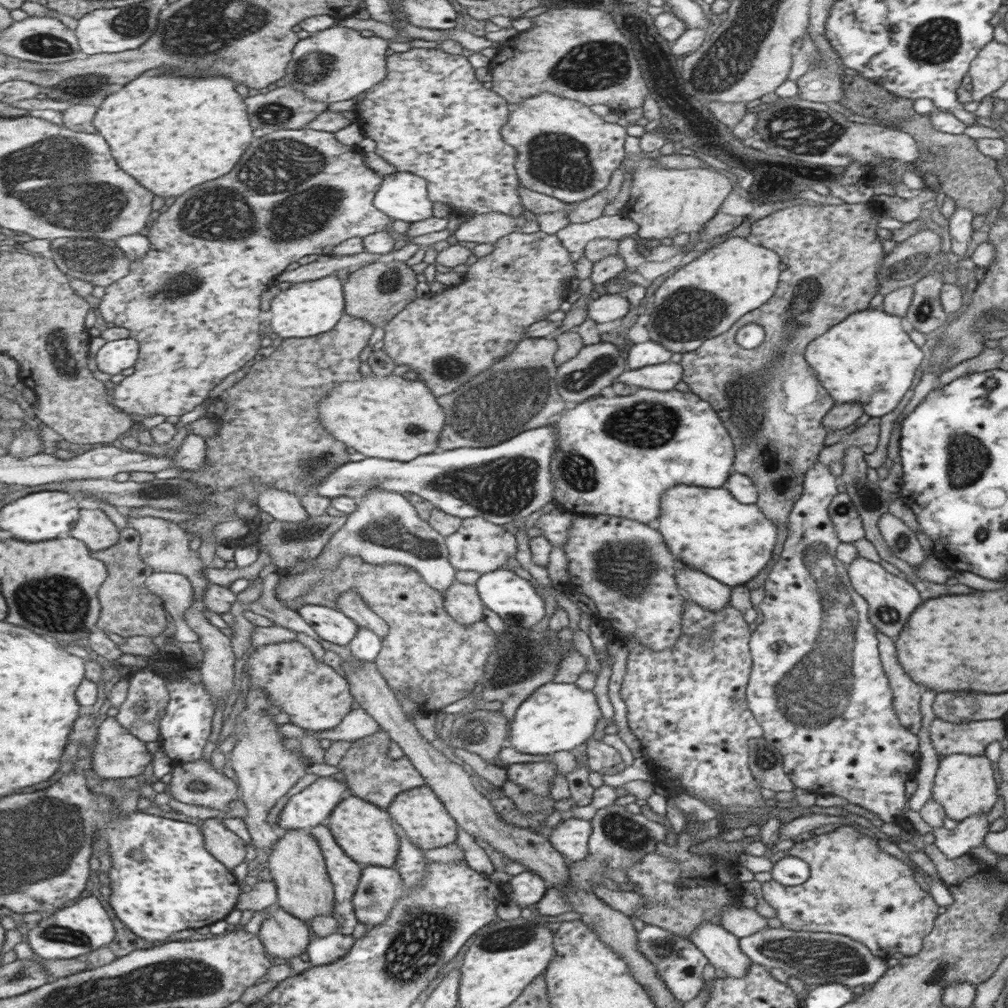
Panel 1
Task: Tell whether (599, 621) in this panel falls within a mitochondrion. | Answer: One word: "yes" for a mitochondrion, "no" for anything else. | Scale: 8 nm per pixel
no

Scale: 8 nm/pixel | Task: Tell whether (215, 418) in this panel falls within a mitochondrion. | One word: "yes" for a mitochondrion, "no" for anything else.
no

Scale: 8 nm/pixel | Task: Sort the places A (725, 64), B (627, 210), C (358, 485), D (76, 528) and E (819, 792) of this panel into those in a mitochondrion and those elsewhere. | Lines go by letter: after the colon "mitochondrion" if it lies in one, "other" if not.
A: mitochondrion
B: other
C: mitochondrion
D: other
E: other

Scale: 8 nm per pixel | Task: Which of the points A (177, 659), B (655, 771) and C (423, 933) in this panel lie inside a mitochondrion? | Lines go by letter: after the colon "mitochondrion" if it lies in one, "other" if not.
A: other
B: other
C: mitochondrion

